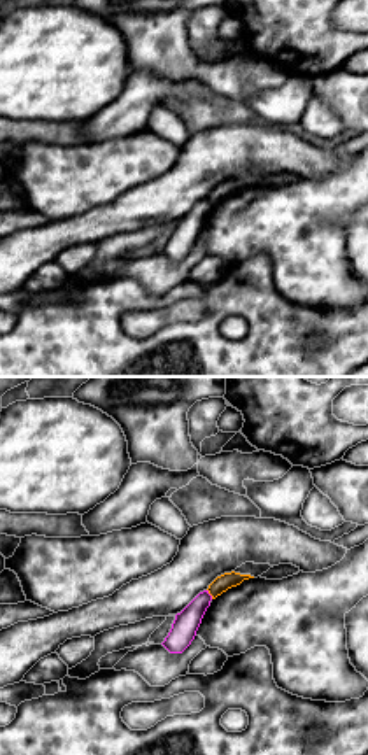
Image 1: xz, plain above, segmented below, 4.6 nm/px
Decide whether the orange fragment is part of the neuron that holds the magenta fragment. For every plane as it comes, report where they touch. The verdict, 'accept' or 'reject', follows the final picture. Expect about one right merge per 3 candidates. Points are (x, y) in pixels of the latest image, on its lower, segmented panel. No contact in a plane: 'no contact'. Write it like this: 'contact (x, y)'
contact (209, 594)

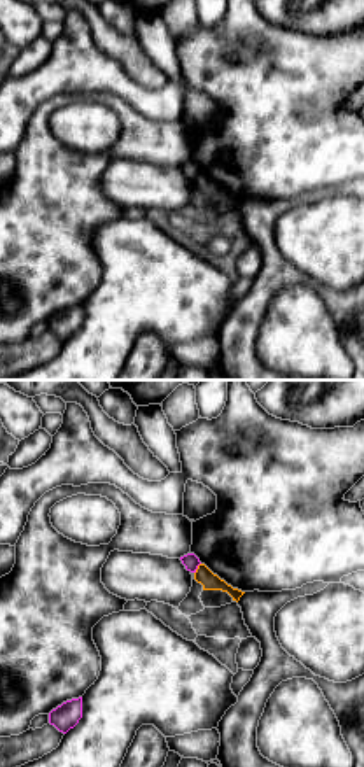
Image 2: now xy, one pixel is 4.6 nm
contact (196, 568)

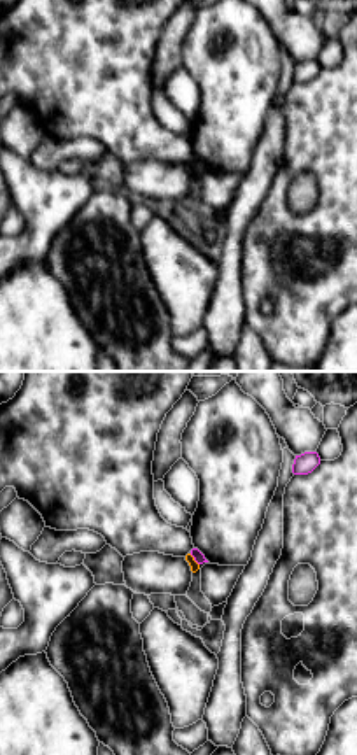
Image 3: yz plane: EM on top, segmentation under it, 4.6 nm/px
contact (195, 559)

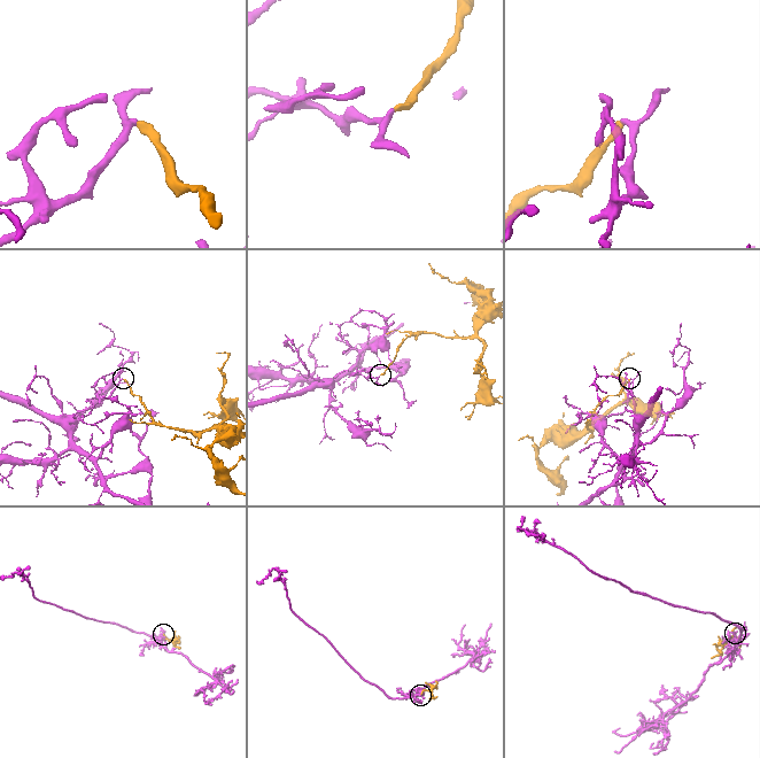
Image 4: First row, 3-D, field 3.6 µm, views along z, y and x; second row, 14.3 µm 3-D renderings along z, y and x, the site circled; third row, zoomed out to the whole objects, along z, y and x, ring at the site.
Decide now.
reject

